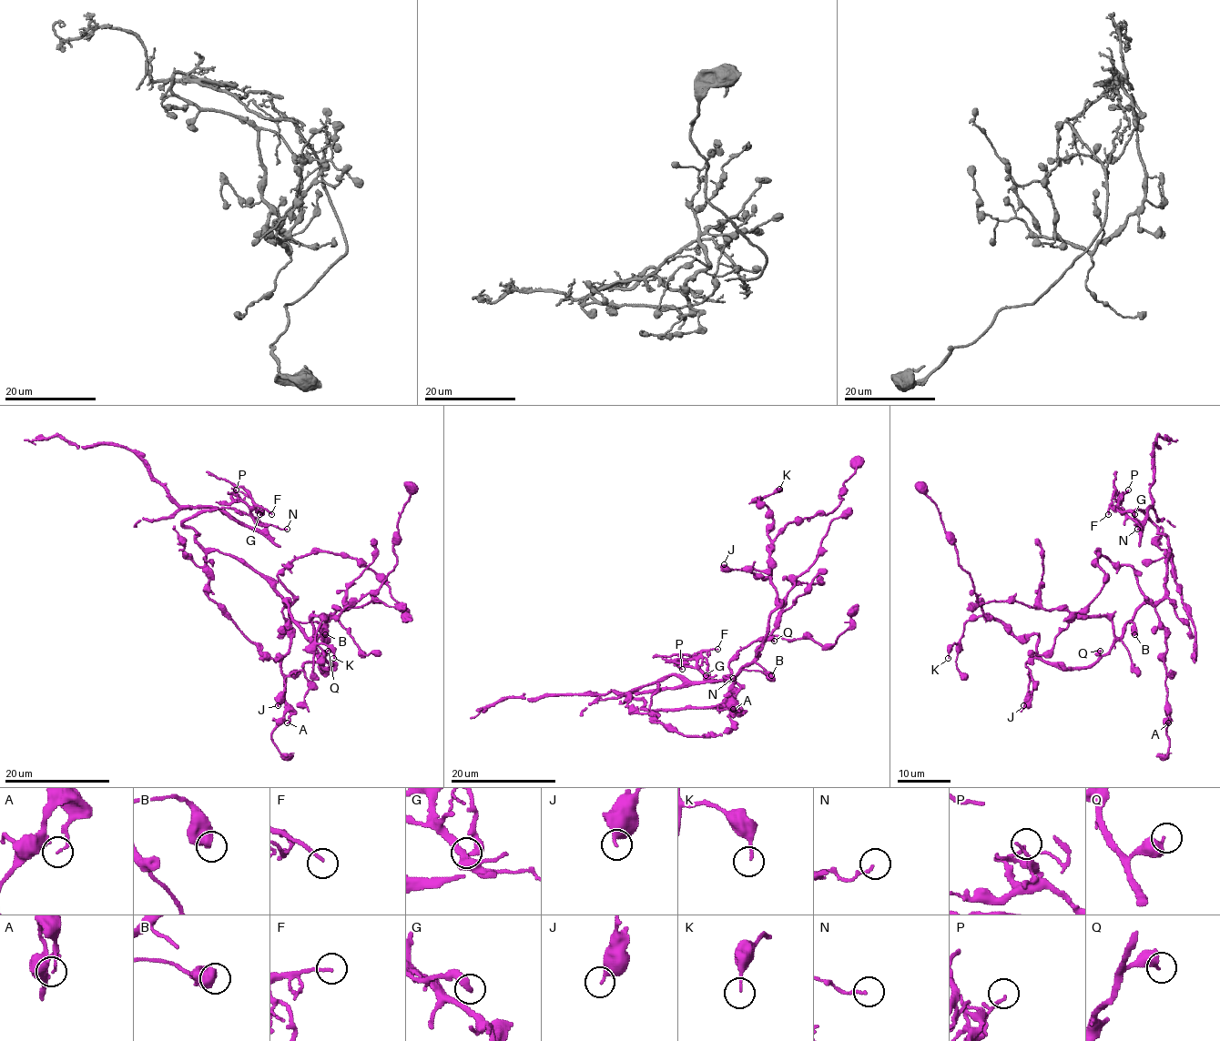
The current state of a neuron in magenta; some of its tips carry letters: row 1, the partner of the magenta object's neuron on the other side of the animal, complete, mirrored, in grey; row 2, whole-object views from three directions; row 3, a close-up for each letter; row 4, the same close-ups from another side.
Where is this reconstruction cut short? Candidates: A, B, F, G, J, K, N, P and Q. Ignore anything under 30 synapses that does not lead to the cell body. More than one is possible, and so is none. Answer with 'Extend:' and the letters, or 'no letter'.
Extend: no letter

